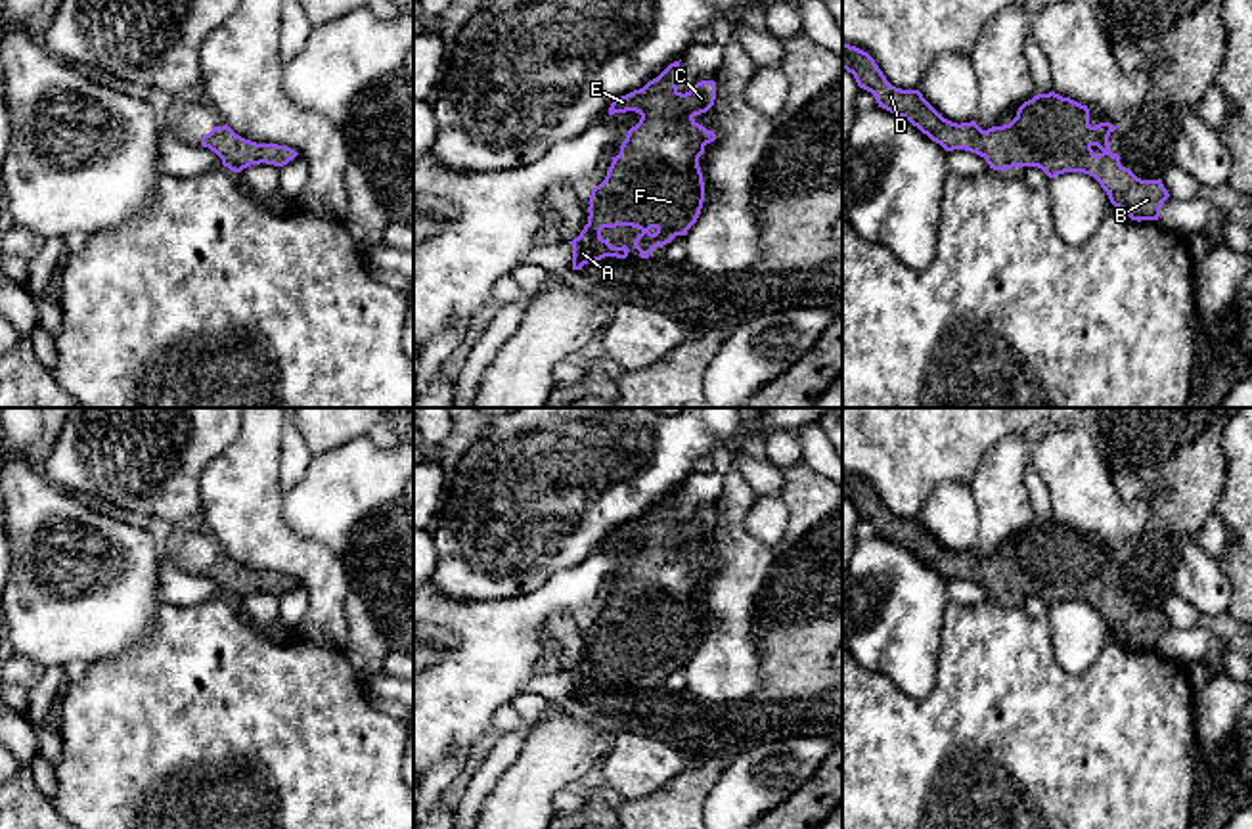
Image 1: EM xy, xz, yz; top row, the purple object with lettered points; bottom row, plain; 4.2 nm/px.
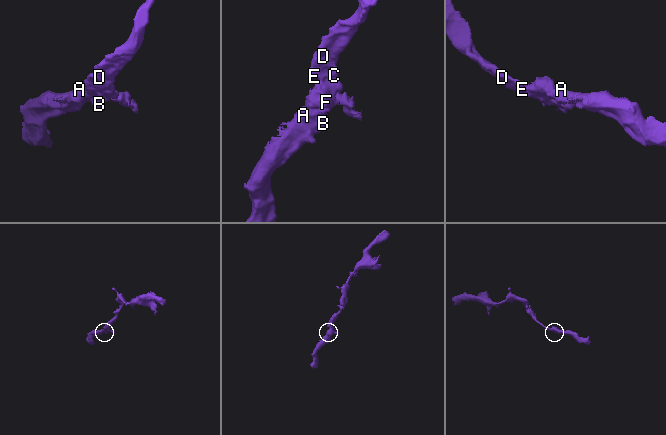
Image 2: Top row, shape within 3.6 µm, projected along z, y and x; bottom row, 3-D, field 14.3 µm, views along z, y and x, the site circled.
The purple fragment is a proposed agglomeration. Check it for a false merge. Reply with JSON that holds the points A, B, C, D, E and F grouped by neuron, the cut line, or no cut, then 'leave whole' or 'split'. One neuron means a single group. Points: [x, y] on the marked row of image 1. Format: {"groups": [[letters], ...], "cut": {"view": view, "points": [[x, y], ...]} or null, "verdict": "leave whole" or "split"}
{"groups": [["A", "B", "C", "D", "E", "F"]], "cut": null, "verdict": "leave whole"}

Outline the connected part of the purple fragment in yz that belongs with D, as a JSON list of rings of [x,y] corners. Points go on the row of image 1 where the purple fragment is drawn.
[[[842,44],[842,69],[854,75],[860,88],[871,92],[879,107],[909,121],[946,151],[965,149],[986,159],[990,168],[1007,170],[1013,167],[1038,167],[1049,178],[1064,172],[1084,172],[1093,176],[1107,191],[1110,203],[1131,220],[1158,220],[1164,201],[1170,197],[1162,180],[1141,180],[1129,168],[1120,165],[1120,155],[1110,151],[1108,136],[1116,130],[1110,123],[1089,124],[1089,109],[1070,98],[1055,92],[1038,94],[1024,101],[1017,117],[1003,126],[982,130],[974,121],[951,123],[944,119],[919,90],[902,90],[892,86],[875,59],[850,44]]]

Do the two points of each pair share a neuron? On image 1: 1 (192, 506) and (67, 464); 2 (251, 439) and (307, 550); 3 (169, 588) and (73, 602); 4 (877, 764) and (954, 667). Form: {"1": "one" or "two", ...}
{"1": "one", "2": "one", "3": "two", "4": "one"}

